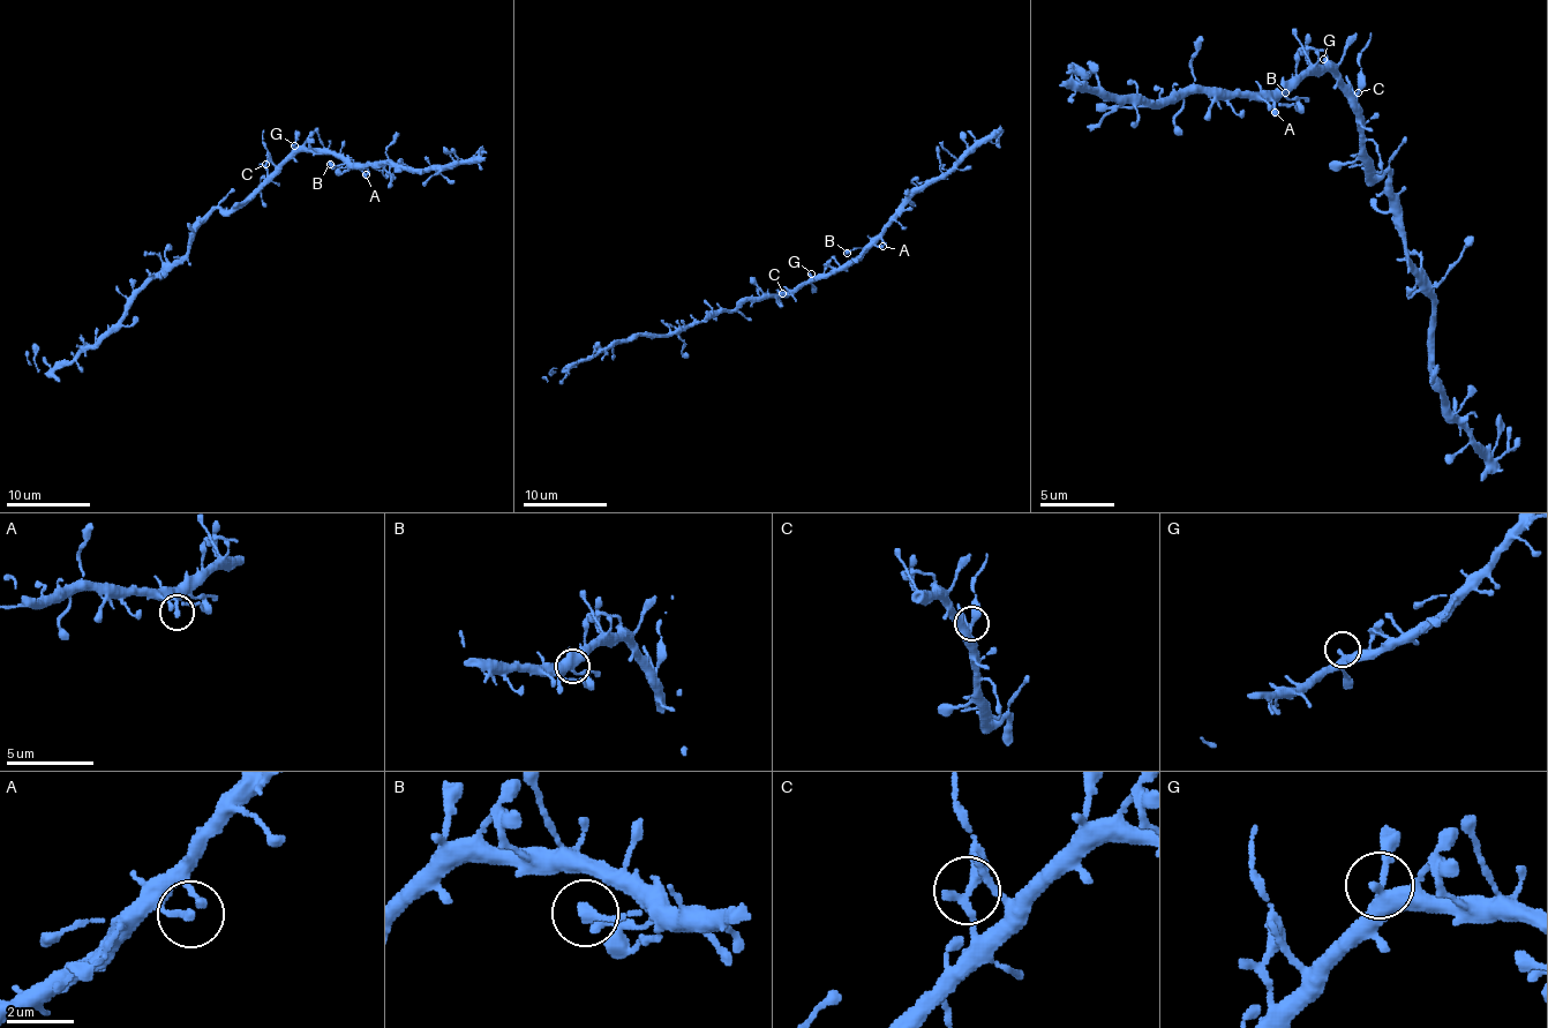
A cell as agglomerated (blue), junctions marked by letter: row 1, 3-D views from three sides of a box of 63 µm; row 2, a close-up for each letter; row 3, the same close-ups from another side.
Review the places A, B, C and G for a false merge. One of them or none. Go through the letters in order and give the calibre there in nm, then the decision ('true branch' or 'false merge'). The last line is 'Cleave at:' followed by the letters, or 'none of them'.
A: 260 nm | true branch
B: 320 nm | true branch
C: 320 nm | false merge
G: 280 nm | true branch
Cleave at: C

